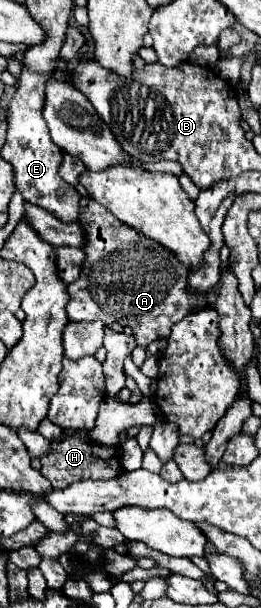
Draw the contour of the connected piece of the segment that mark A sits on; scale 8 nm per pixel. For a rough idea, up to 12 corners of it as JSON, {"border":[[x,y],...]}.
{"border":[[89,201],[69,321],[143,349],[205,295],[165,247]]}

